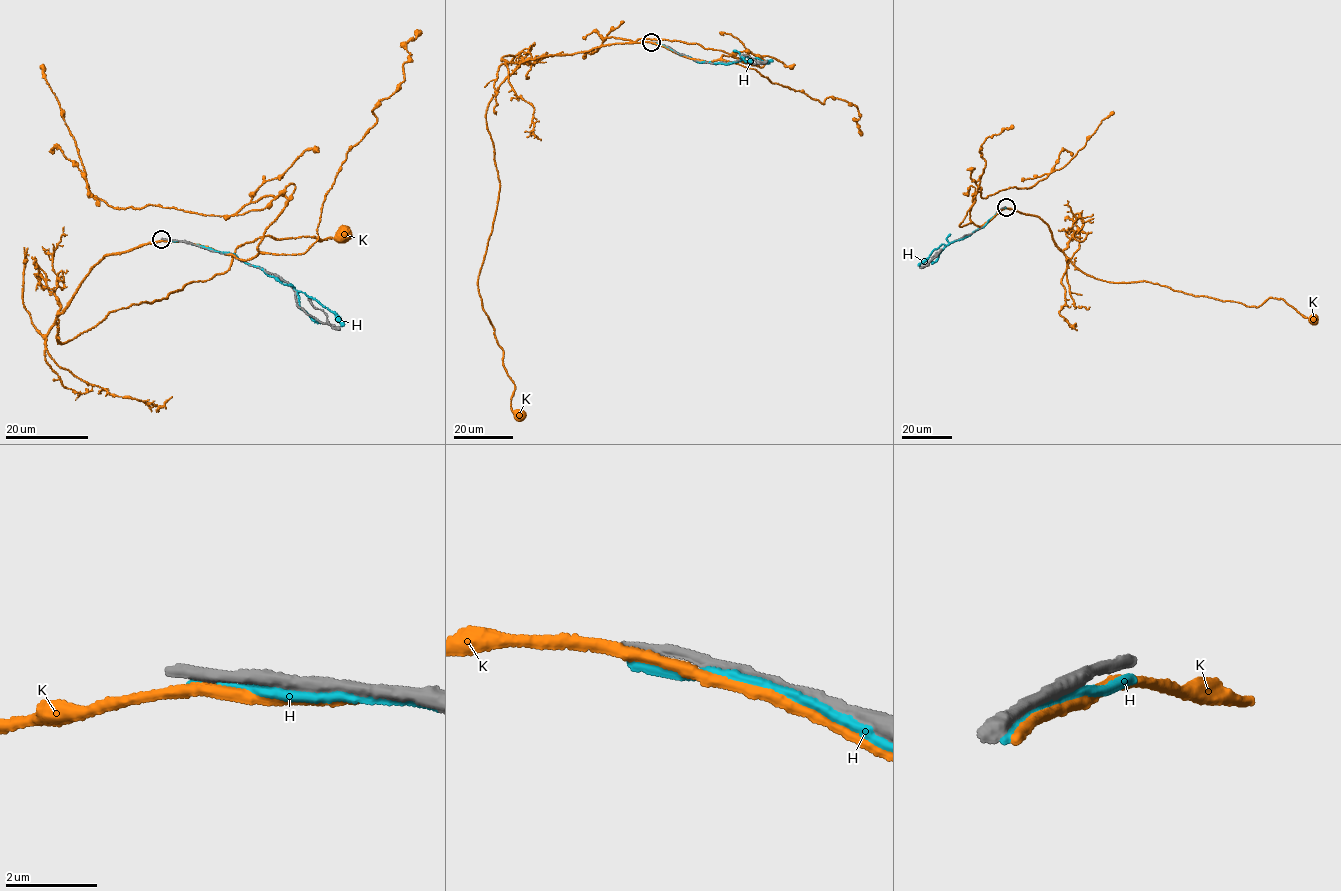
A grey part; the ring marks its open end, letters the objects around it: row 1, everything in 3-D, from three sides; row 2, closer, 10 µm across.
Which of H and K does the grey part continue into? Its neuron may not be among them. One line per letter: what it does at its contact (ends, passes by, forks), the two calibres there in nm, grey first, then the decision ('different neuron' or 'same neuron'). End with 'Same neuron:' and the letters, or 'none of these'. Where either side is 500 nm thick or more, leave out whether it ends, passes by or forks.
H: it ends | 300/240 nm | different neuron
K: it passes by | 320/240 nm | different neuron
Same neuron: none of these

